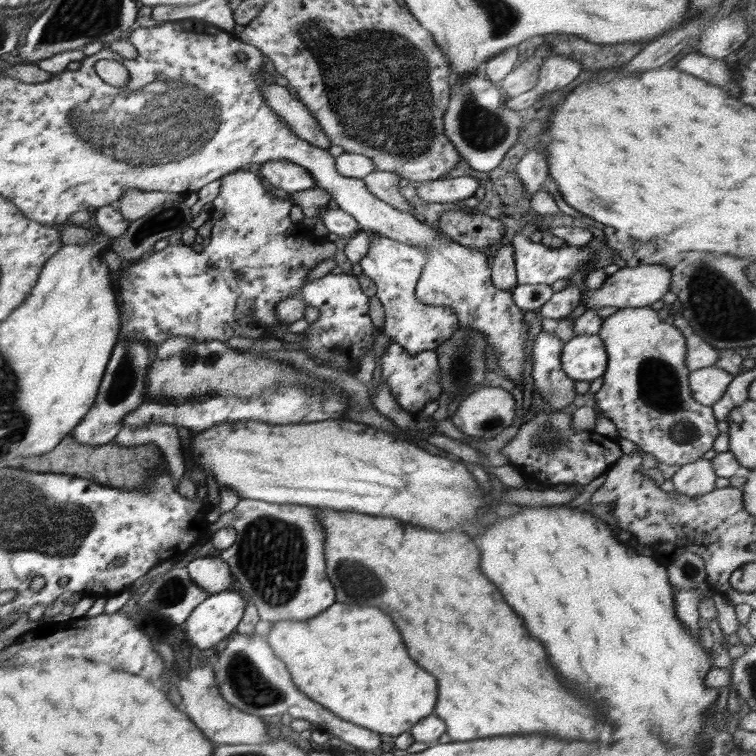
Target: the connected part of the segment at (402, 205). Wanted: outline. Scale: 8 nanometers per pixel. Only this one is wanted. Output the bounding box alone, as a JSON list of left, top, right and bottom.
[362,171,414,214]

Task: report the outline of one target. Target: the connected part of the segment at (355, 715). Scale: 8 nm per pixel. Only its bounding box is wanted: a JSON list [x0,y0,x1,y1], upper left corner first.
[265,602,438,736]

